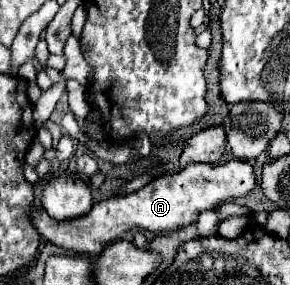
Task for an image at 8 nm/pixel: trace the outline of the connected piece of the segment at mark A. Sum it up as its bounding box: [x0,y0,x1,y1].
[34,159,256,255]

